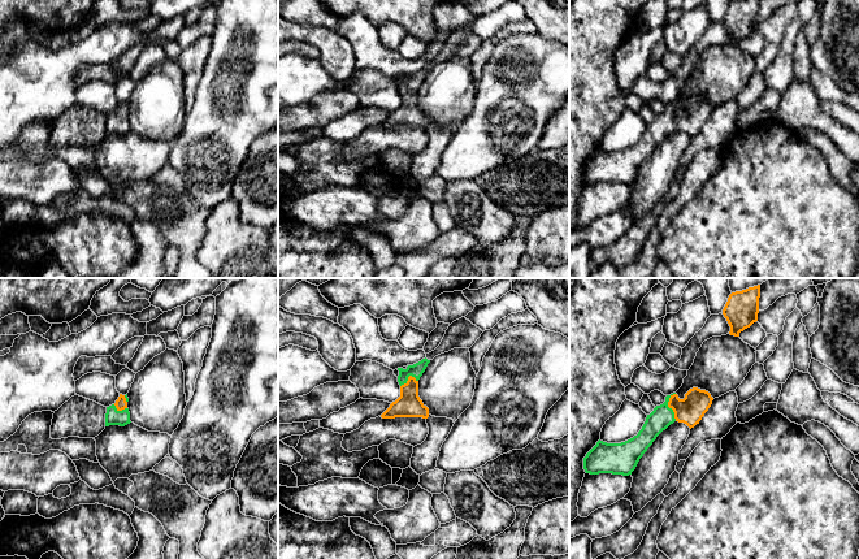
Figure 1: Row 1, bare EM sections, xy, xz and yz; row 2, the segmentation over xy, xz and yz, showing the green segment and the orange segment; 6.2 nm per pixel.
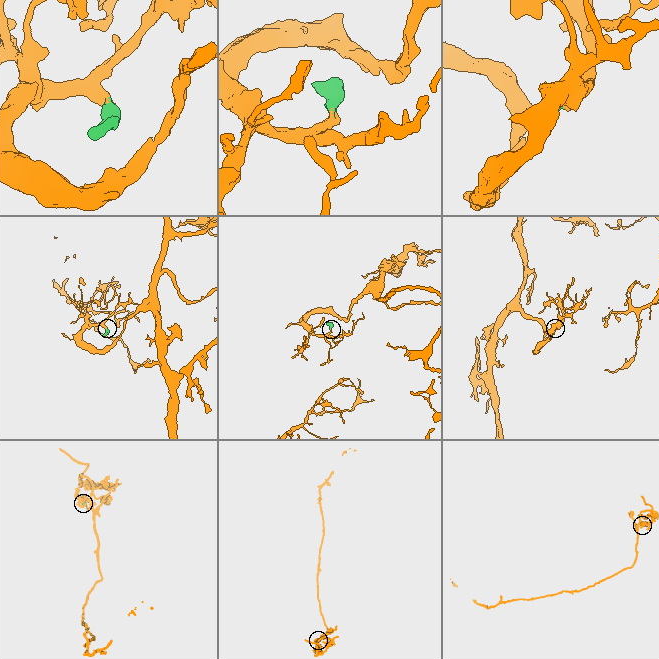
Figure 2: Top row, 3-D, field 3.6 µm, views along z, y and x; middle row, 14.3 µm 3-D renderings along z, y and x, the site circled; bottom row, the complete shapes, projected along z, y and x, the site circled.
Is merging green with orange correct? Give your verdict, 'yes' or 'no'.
yes

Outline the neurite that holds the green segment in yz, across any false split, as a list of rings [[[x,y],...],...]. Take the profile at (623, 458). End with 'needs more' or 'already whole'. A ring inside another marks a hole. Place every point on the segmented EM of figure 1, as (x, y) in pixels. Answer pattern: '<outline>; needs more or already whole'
[[[690,389],[684,399],[676,393],[647,415],[642,429],[621,443],[598,441],[583,458],[583,469],[590,474],[612,473],[629,476],[656,437],[674,421],[694,428],[712,404],[713,398],[706,390]]]; needs more

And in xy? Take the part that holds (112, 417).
[[[120,394],[116,403],[107,407],[105,426],[109,425],[125,426],[131,422],[127,402],[129,402],[127,394],[126,395]]]; needs more

